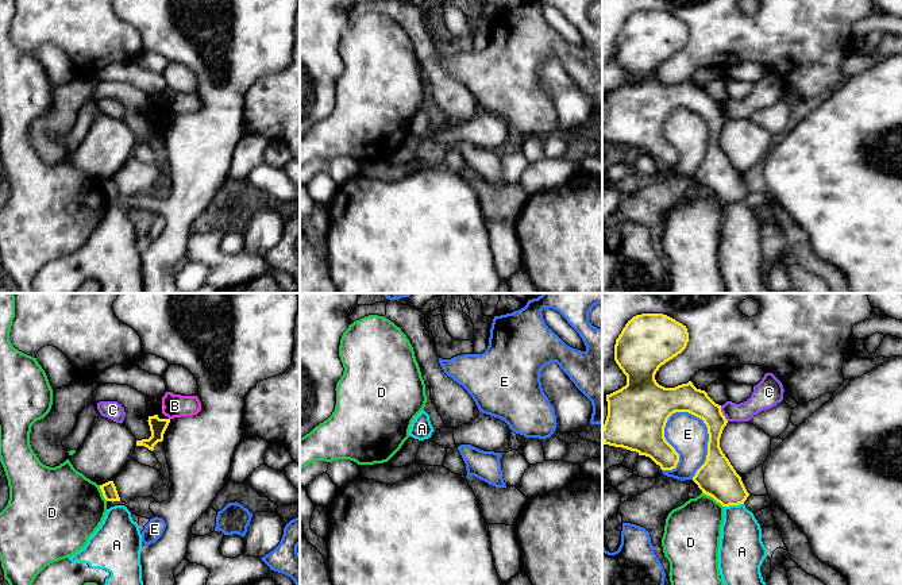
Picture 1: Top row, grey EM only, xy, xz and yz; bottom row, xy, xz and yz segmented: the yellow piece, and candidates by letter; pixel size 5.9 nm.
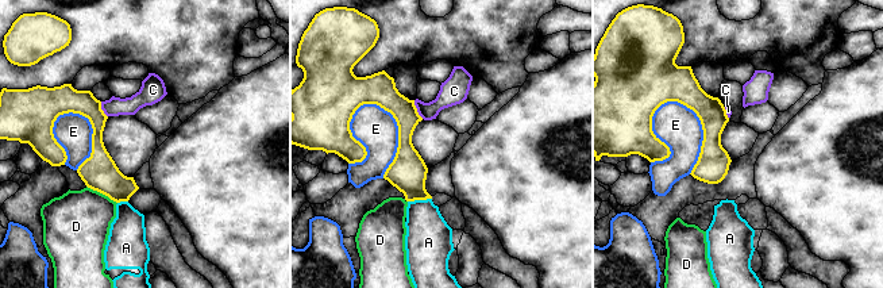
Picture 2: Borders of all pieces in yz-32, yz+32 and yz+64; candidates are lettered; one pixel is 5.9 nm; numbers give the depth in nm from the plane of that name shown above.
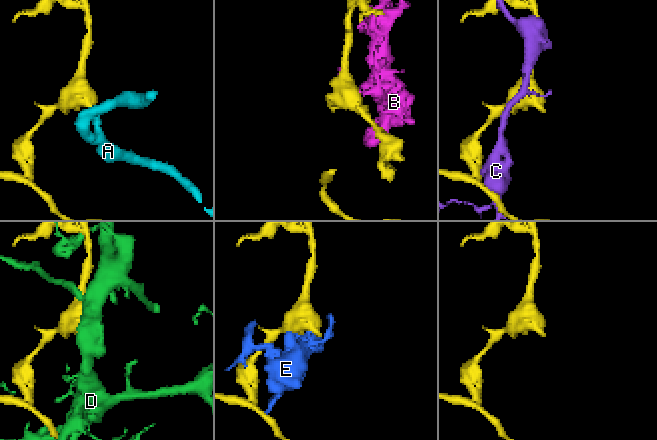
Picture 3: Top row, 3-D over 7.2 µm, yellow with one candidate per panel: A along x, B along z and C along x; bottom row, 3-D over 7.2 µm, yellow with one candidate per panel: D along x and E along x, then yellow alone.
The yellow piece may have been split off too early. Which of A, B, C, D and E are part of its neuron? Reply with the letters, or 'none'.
none

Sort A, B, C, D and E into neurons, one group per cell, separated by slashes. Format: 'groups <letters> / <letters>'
groups A / B / C / D / E

